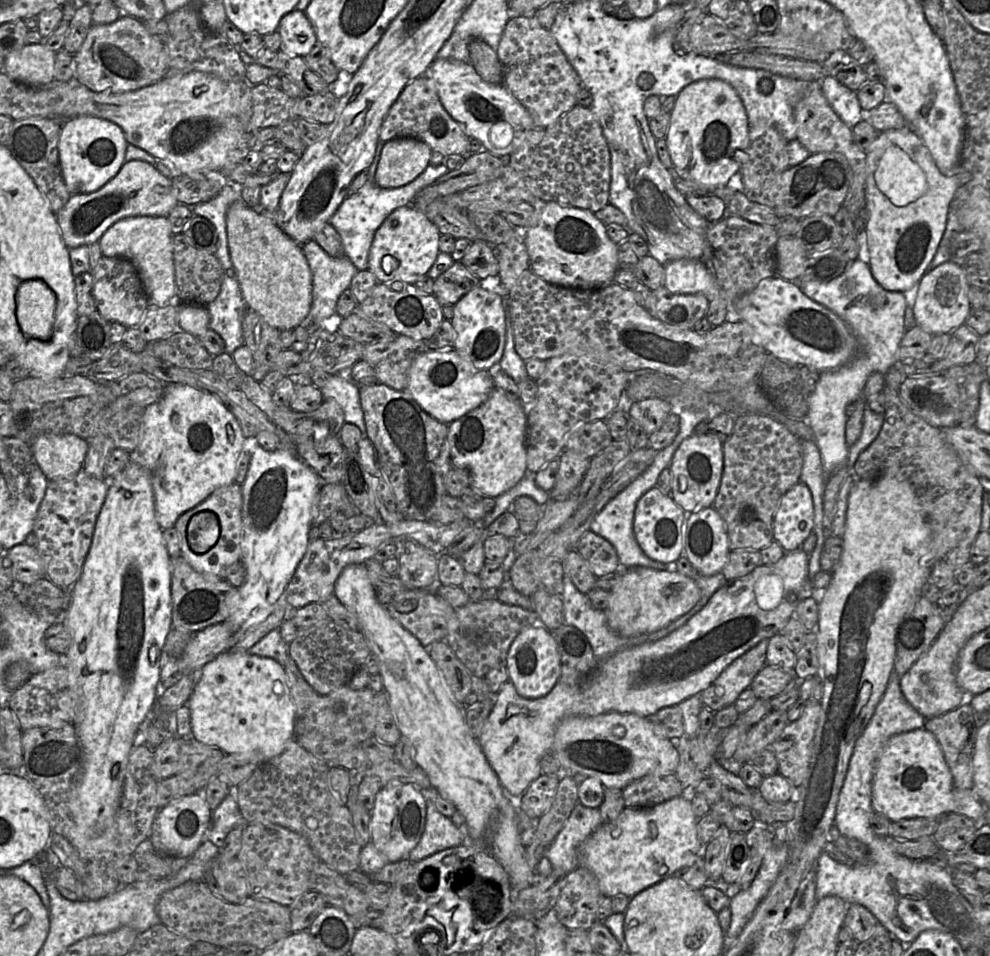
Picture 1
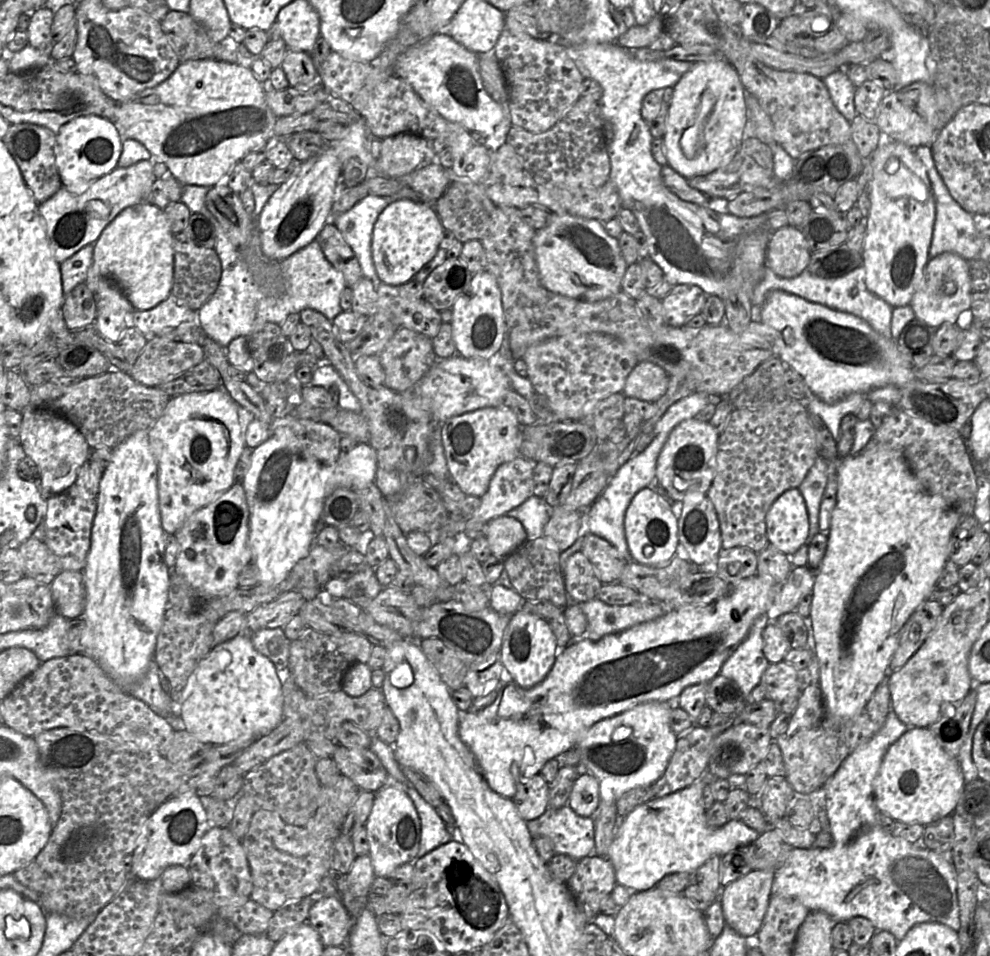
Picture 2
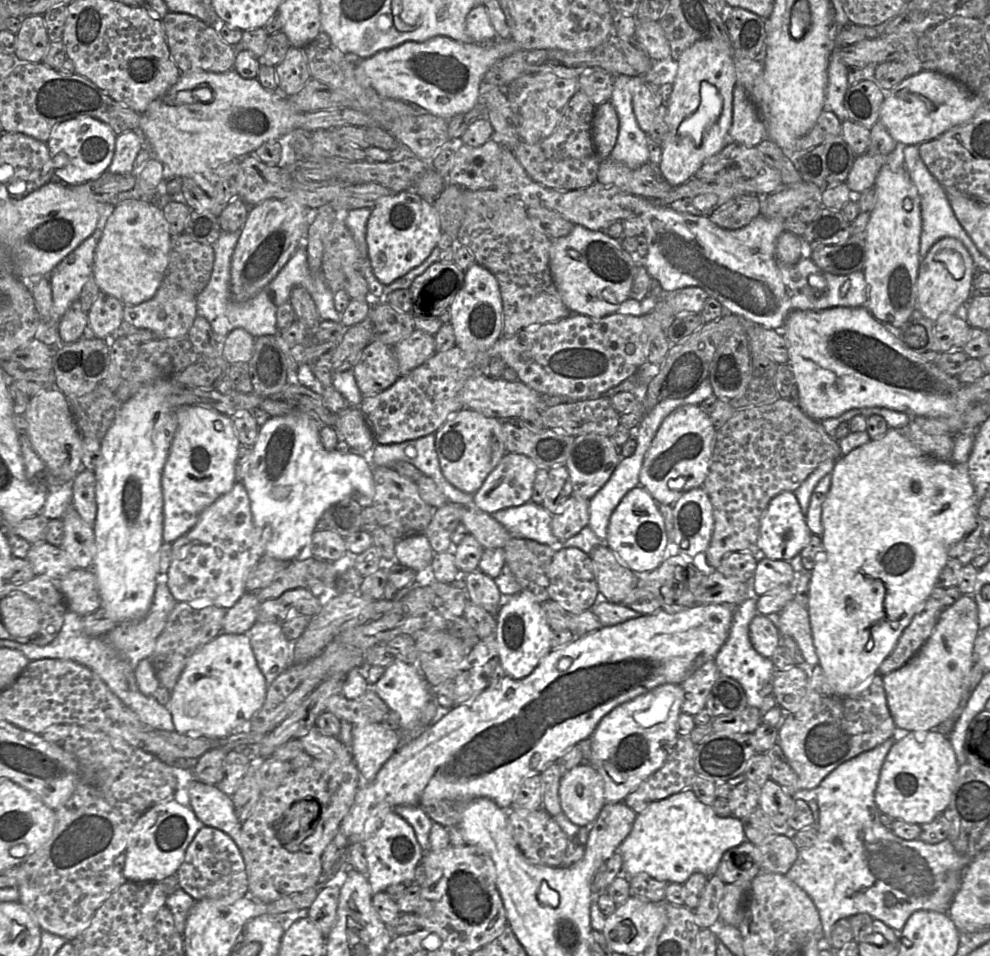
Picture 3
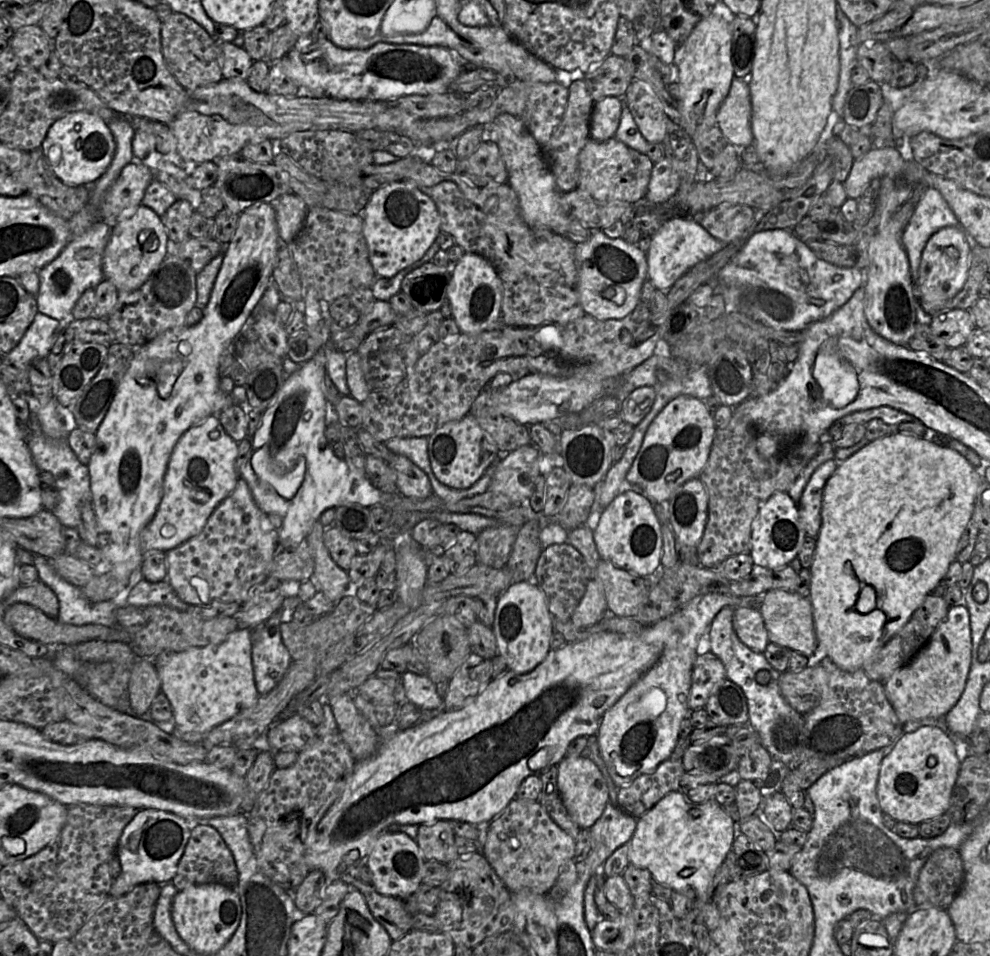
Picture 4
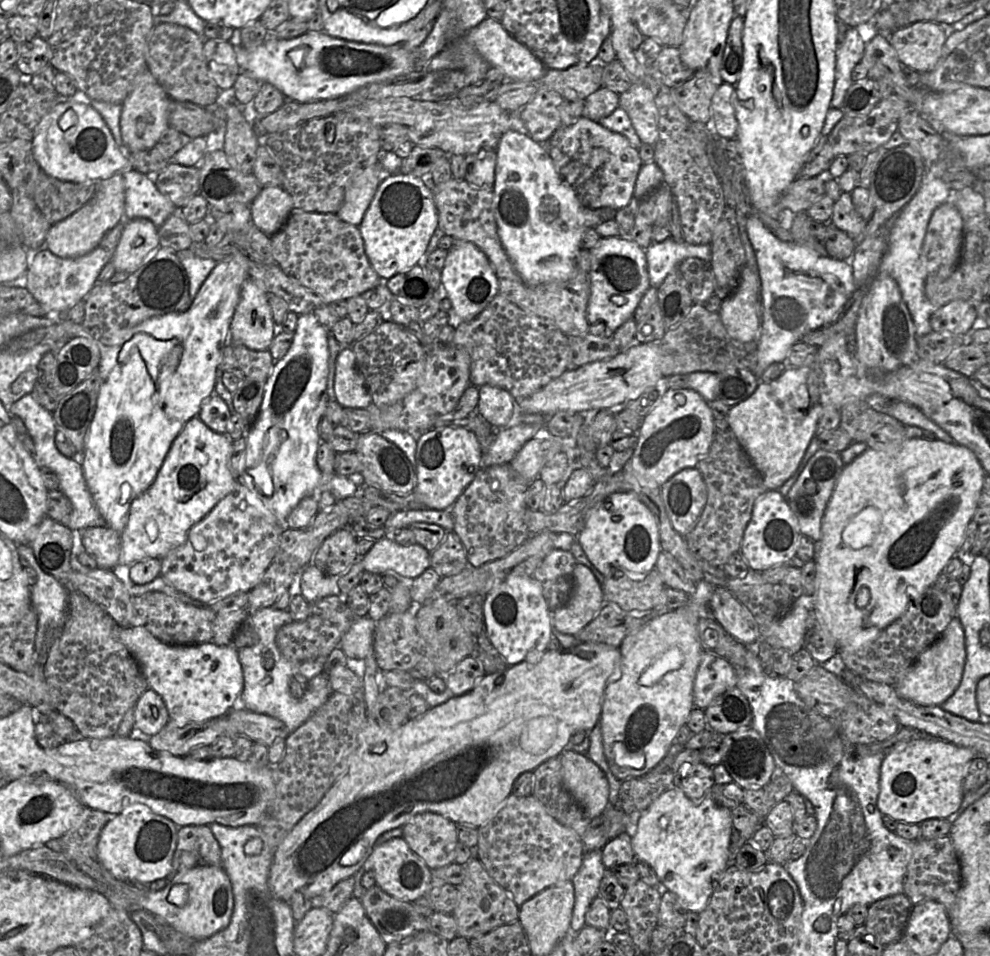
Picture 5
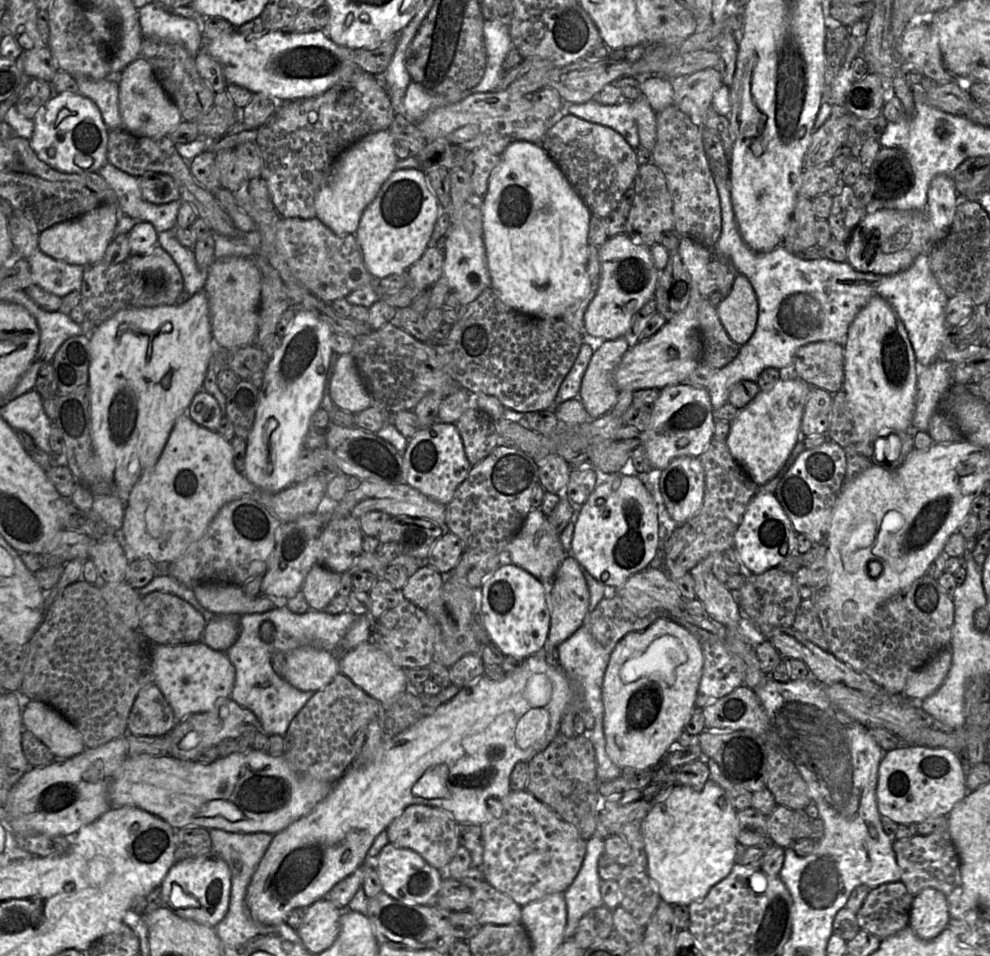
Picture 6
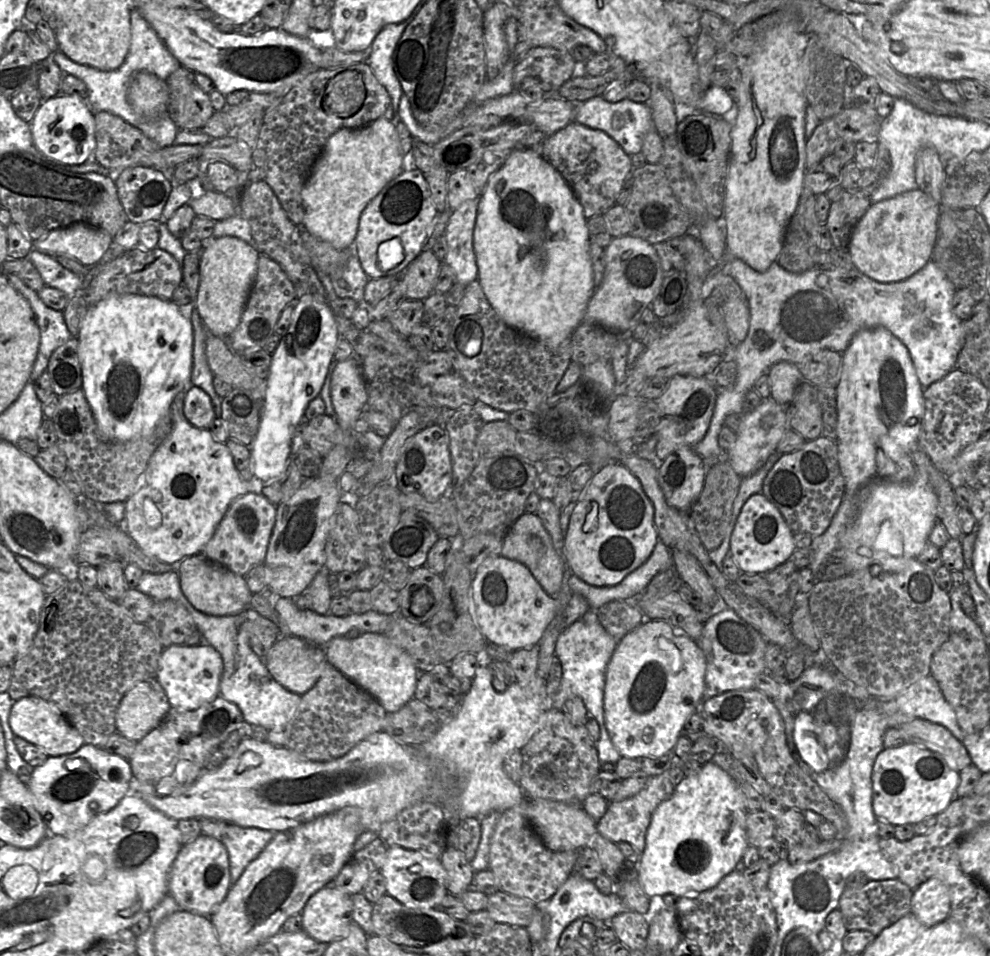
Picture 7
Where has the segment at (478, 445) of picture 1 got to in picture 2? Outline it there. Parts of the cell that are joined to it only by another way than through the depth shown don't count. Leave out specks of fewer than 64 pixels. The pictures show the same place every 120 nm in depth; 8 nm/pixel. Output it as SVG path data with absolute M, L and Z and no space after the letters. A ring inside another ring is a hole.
M504 403L470 411L440 424L446 464L452 481L468 496L482 497L496 469L520 455L523 426Z

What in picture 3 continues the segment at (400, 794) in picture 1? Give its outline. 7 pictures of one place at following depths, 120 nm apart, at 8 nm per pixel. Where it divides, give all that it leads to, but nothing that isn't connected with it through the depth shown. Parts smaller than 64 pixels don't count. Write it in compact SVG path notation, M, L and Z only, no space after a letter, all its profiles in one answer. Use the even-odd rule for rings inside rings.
M393 810L383 816L377 829L363 843L368 862L367 877L372 895L385 892L391 885L412 880L416 867L421 863L424 855L413 828Z

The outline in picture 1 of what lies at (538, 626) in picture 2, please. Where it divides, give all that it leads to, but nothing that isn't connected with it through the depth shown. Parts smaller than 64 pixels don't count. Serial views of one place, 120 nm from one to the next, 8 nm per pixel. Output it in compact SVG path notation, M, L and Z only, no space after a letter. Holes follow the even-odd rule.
M541 624L524 628L512 642L505 666L509 681L521 697L538 699L549 694L561 676L559 649L552 633Z

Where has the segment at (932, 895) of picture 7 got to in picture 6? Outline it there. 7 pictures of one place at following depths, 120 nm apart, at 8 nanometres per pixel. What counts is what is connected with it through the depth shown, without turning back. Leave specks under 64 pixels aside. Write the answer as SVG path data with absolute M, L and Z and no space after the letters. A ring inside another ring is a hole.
M926 888L914 896L909 926L923 940L937 937L949 924L949 908L945 895Z

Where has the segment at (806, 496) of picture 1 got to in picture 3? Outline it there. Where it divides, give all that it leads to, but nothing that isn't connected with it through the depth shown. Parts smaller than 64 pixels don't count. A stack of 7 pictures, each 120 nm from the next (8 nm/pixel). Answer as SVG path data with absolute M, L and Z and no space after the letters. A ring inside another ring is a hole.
M783 491L768 503L760 521L758 547L760 556L771 560L789 561L809 543L812 533L807 526L798 500L793 492Z

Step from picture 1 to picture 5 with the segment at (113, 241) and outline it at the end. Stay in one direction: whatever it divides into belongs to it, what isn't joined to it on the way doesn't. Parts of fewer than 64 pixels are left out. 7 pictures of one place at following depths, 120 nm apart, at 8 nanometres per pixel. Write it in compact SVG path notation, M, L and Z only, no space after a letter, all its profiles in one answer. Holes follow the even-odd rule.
M146 218L127 220L112 256L117 272L131 274L149 260L160 246L158 228Z

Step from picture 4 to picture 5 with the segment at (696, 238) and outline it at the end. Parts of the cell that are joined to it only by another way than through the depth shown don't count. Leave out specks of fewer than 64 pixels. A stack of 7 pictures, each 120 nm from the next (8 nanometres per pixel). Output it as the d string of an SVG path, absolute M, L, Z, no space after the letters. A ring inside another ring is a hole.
M672 238L663 242L653 242L646 250L647 269L650 286L658 288L666 276L687 258L699 258L710 263L710 244L692 245L685 241L677 243Z

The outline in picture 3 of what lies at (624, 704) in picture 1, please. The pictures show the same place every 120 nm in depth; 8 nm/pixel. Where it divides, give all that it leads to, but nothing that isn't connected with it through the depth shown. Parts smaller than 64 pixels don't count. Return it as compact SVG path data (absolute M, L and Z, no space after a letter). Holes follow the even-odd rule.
M697 604L689 609L668 613L663 609L650 614L641 615L638 618L627 620L614 626L601 627L587 635L575 637L570 643L562 648L552 649L538 664L534 671L521 680L515 680L506 675L496 683L490 684L482 693L470 702L455 705L446 710L440 709L440 714L432 721L420 735L404 741L393 755L383 764L375 779L359 787L355 795L352 807L342 820L339 832L344 835L348 844L364 842L377 829L383 816L395 806L419 805L423 808L437 801L448 801L455 805L462 805L477 798L488 798L494 801L498 807L510 811L511 804L522 784L529 776L539 775L550 764L555 763L566 751L577 745L580 741L590 738L601 719L619 705L633 700L650 690L663 684L679 684L692 674L704 663L714 660L718 651L725 643L733 620L735 604Z

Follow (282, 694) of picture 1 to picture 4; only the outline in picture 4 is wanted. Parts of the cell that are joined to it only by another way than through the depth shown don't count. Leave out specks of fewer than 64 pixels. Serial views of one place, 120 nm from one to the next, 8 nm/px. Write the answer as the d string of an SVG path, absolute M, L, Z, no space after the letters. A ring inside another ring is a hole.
M238 628L218 644L162 653L153 659L161 692L172 708L174 734L205 734L257 702L259 694L252 667L251 632Z

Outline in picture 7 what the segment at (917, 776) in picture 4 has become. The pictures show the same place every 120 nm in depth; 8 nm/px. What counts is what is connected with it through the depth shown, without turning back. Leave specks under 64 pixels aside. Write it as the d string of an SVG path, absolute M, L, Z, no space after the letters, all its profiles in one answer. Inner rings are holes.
M906 743L896 748L884 748L876 757L872 769L872 807L878 821L894 826L915 825L943 812L956 797L960 772L949 767L942 755L925 746Z

